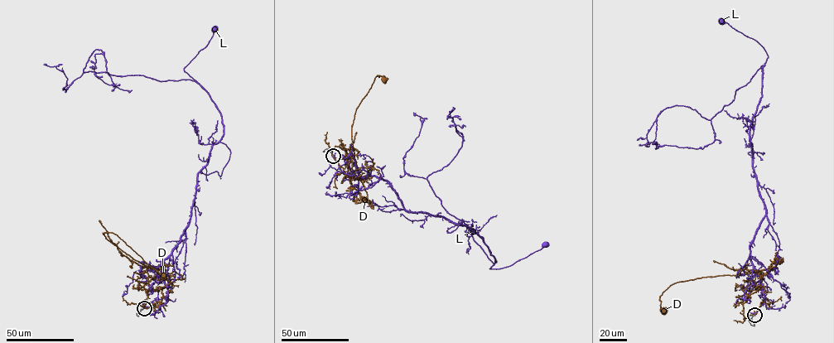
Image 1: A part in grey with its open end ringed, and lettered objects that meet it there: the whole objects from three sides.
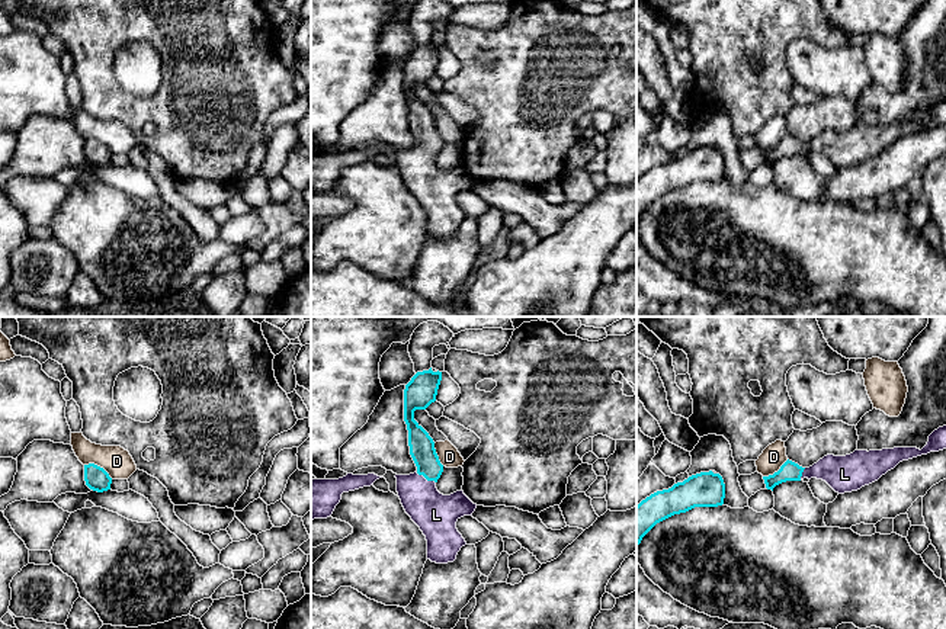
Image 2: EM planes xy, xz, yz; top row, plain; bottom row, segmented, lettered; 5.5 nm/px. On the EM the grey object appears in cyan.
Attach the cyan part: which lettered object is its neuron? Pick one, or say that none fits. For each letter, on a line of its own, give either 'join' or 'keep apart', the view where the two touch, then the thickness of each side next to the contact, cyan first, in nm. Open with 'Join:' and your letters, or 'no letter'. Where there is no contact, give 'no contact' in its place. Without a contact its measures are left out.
Join: L
D: keep apart | xy | 130/160 nm
L: join | xz | 140/240 nm

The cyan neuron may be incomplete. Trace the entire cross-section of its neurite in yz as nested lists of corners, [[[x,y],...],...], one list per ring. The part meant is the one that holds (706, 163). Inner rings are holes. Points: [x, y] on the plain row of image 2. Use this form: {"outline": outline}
{"outline": [[[700,147],[668,164],[657,166],[636,180],[636,222],[660,196],[695,182],[724,179],[725,158],[719,148]]]}

